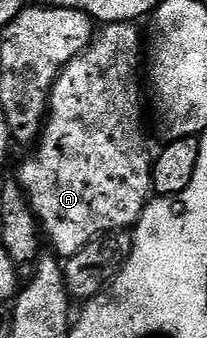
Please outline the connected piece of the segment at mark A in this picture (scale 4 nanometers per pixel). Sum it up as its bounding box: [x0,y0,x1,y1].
[16,22,152,257]

